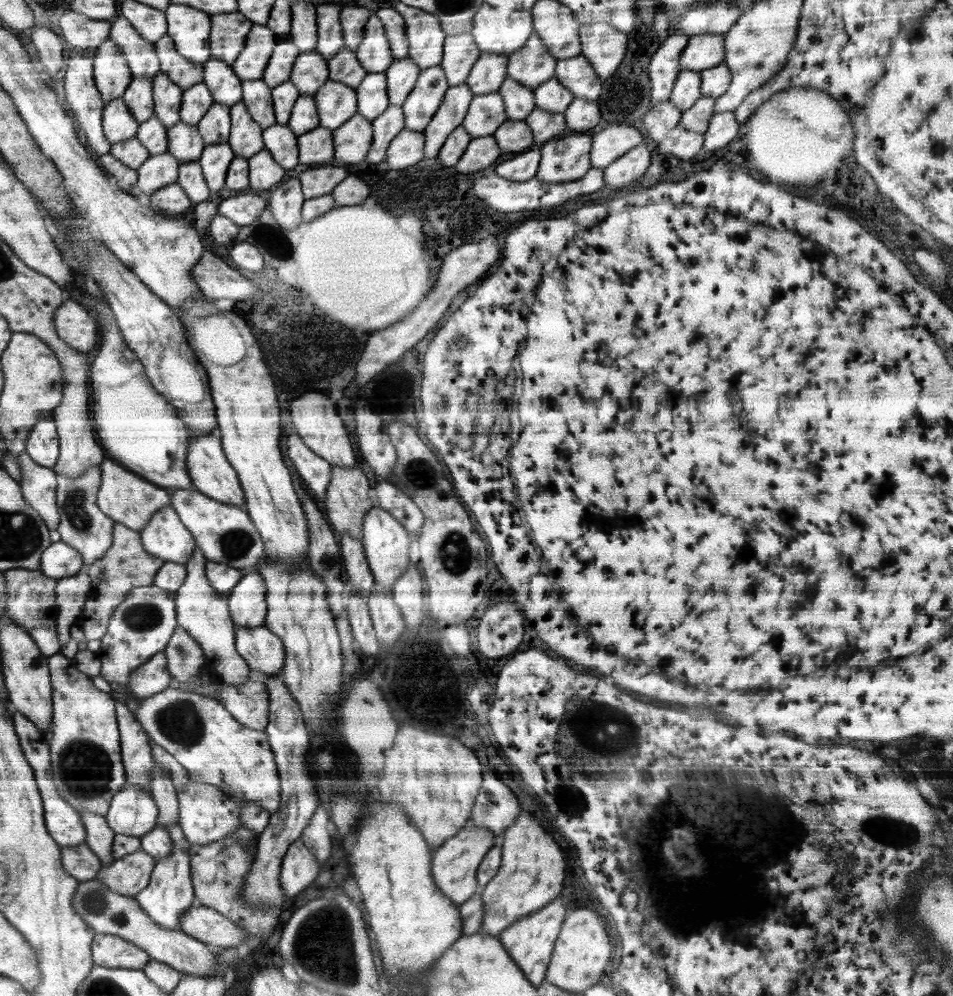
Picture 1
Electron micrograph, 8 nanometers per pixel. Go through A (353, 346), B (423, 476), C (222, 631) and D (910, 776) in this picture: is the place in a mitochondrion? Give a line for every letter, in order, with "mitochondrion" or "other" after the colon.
A: other
B: mitochondrion
C: other
D: other

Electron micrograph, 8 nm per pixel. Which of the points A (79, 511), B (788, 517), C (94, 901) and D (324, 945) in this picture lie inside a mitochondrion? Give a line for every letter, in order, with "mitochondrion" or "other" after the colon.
A: mitochondrion
B: other
C: mitochondrion
D: mitochondrion

